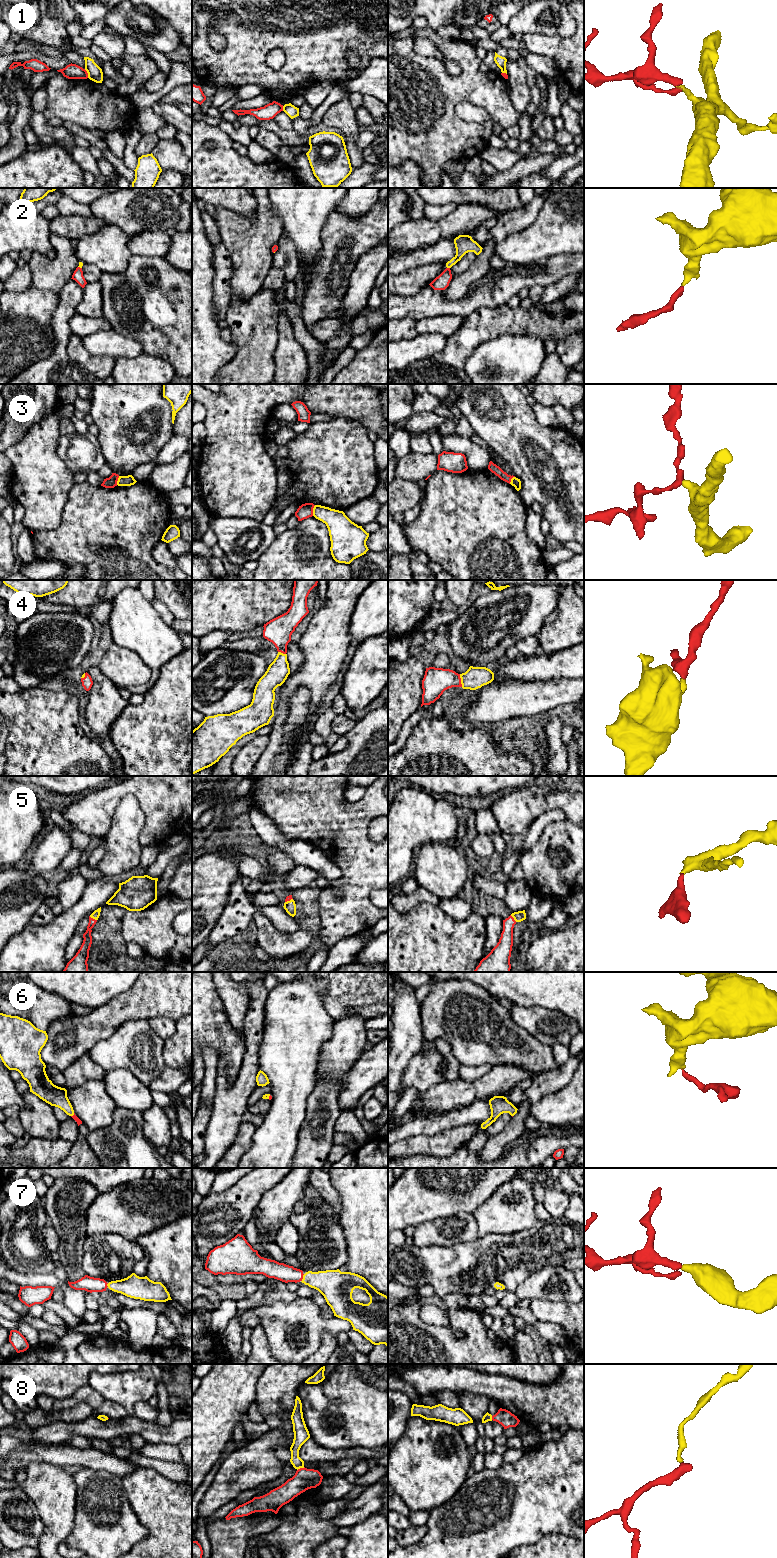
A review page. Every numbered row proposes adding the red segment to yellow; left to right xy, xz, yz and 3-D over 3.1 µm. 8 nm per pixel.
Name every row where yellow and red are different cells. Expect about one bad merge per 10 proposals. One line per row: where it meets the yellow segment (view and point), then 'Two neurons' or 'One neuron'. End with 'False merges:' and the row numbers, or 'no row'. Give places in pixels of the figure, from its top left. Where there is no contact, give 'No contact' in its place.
1: Touches yellow at xy (87, 72). Two neurons
2: Touches yellow at yz (448, 267). One neuron
3: Touches yellow at xz (313, 510). Two neurons
4: Touches yellow at yz (461, 680). One neuron
5: Touches yellow at xy (93, 918). One neuron
6: Touches yellow at xy (72, 1115). One neuron
7: Touches yellow at xz (303, 1278). One neuron
8: Touches yellow at xz (300, 1467). One neuron
False merges: 1, 3

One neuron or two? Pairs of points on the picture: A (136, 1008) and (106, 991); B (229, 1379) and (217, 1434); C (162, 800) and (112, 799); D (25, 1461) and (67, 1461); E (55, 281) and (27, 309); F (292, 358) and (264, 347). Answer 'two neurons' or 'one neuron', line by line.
A: two neurons
B: one neuron
C: one neuron
D: one neuron
E: two neurons
F: two neurons

